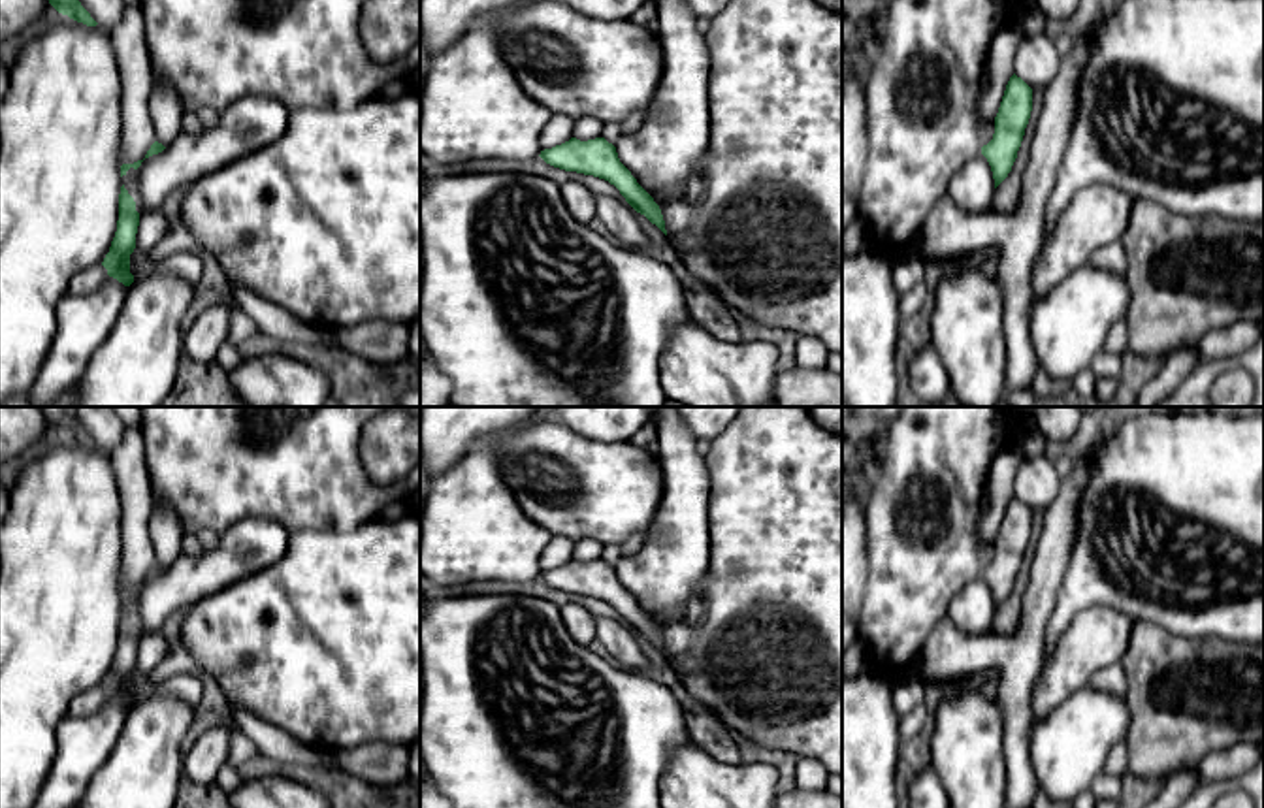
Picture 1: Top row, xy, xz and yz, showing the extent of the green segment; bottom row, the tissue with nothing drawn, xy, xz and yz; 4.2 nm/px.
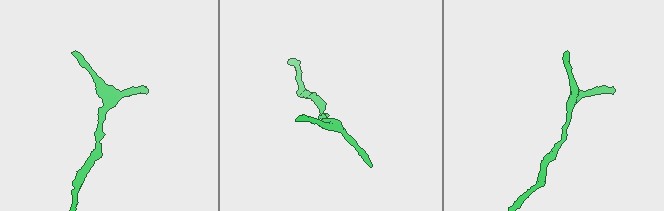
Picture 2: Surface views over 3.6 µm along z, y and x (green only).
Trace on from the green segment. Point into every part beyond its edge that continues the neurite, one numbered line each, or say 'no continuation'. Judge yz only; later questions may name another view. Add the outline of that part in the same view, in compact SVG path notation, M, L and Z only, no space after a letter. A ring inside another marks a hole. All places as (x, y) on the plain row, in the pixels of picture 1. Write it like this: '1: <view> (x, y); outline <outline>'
no continuation

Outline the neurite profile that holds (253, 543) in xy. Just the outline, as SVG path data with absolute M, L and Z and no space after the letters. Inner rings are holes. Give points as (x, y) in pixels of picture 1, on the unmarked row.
M243 516L219 535L213 550L183 554L138 591L130 590L121 603L139 637L158 633L173 612L277 563L286 554L288 539L290 531L277 520Z

